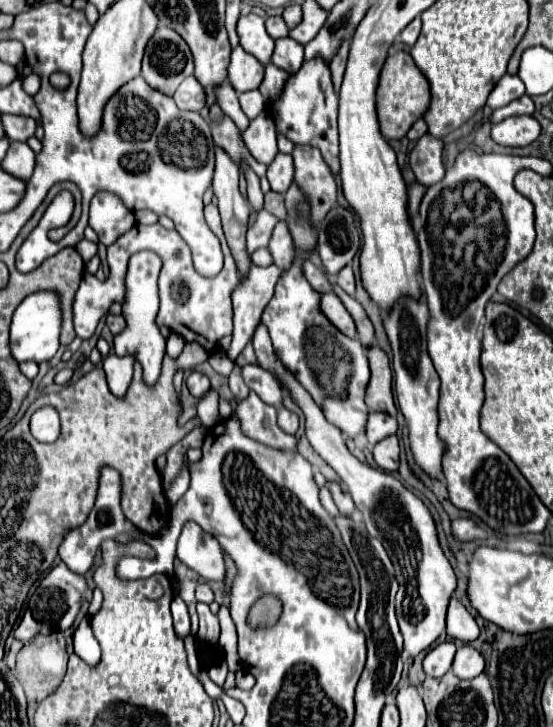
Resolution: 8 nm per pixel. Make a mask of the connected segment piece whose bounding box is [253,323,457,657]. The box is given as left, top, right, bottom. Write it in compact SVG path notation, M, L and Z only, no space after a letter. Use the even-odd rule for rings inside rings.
M263 323L257 325L253 333L253 347L257 361L263 369L275 373L281 389L289 393L293 403L303 411L305 415L305 435L311 443L311 447L335 469L335 473L343 479L347 491L351 493L355 505L363 513L367 531L377 537L383 547L389 553L389 559L393 561L397 581L401 581L397 591L397 621L405 639L405 649L411 653L411 657L425 651L431 643L437 641L437 637L445 631L445 615L449 599L457 587L457 577L443 555L435 521L429 513L429 509L417 499L409 489L401 485L399 479L395 479L389 473L383 473L381 469L373 469L367 463L361 463L357 457L353 457L345 445L343 433L331 425L325 417L319 405L311 399L311 395L301 387L301 383L293 377L293 373L277 359L267 327Z

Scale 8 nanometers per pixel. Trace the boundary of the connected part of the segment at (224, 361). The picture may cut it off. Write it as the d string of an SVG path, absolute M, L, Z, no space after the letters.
M220 351L212 353L208 361L214 370L226 377L231 374L234 367L234 362L228 359L225 354Z

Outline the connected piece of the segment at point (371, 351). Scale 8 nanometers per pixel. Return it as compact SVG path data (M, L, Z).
M371 345L367 349L367 359L371 367L371 379L367 385L365 393L365 403L371 411L383 411L389 415L397 415L395 403L393 403L393 391L391 391L391 381L393 381L393 371L389 365L389 357L385 351L377 345Z

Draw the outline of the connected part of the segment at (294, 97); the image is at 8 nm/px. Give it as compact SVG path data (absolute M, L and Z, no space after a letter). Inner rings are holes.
M313 57L311 61L305 61L301 65L301 69L287 79L285 89L273 107L277 113L277 117L275 117L277 133L287 135L293 143L317 147L333 175L339 173L339 165L337 165L337 153L339 153L337 107L339 107L339 95L333 87L329 65L321 57Z

